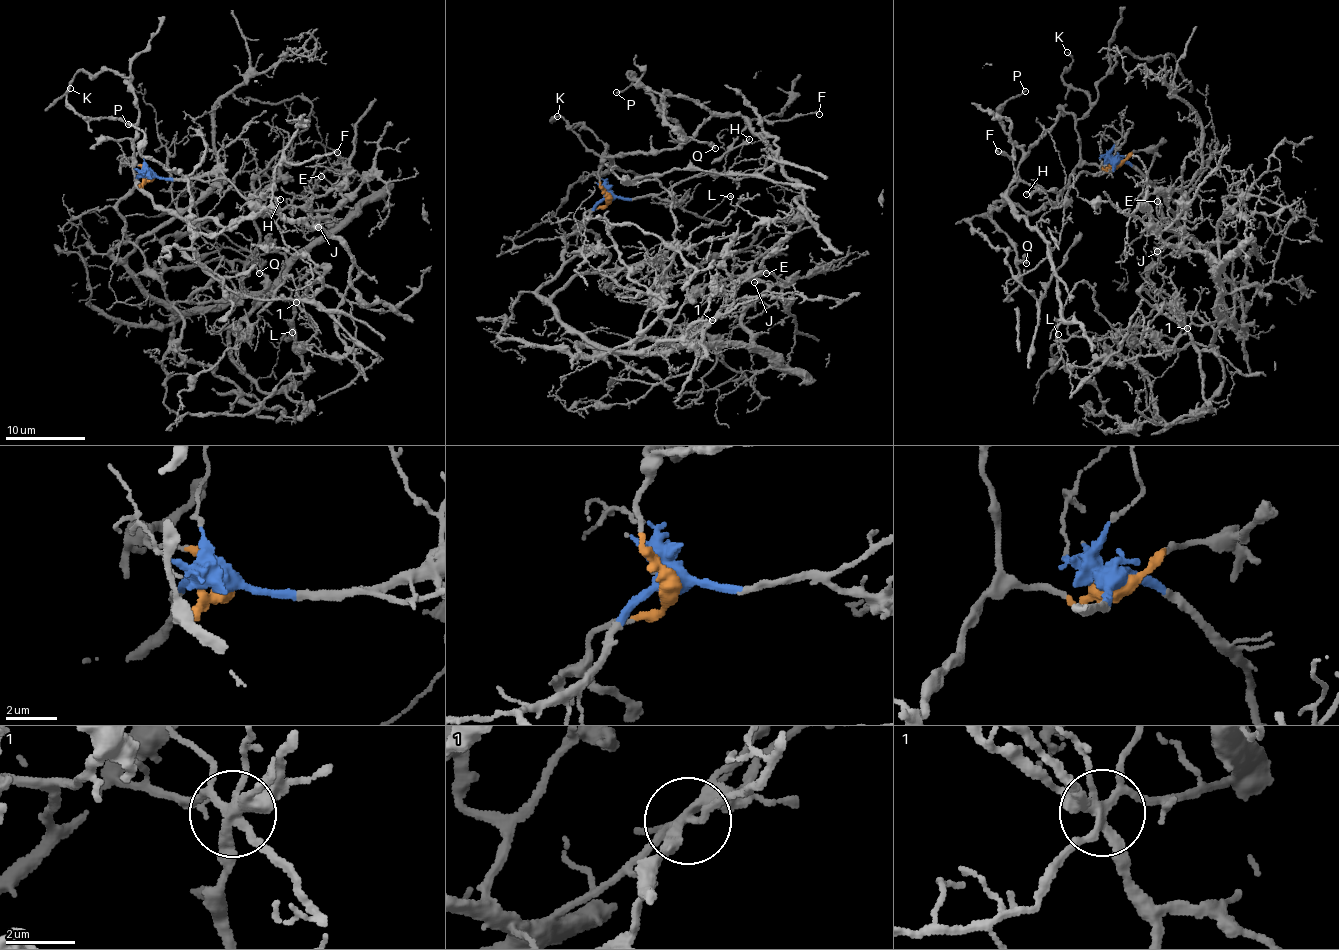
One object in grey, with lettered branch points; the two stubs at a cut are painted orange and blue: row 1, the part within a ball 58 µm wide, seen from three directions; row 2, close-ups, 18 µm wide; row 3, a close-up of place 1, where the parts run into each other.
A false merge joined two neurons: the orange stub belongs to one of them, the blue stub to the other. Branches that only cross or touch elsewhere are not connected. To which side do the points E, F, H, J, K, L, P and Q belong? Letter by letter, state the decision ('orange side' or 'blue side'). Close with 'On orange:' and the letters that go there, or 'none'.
E: blue side
F: orange side
H: orange side
J: blue side
K: orange side
L: blue side
P: orange side
Q: orange side
On orange: F, H, K, P, Q

